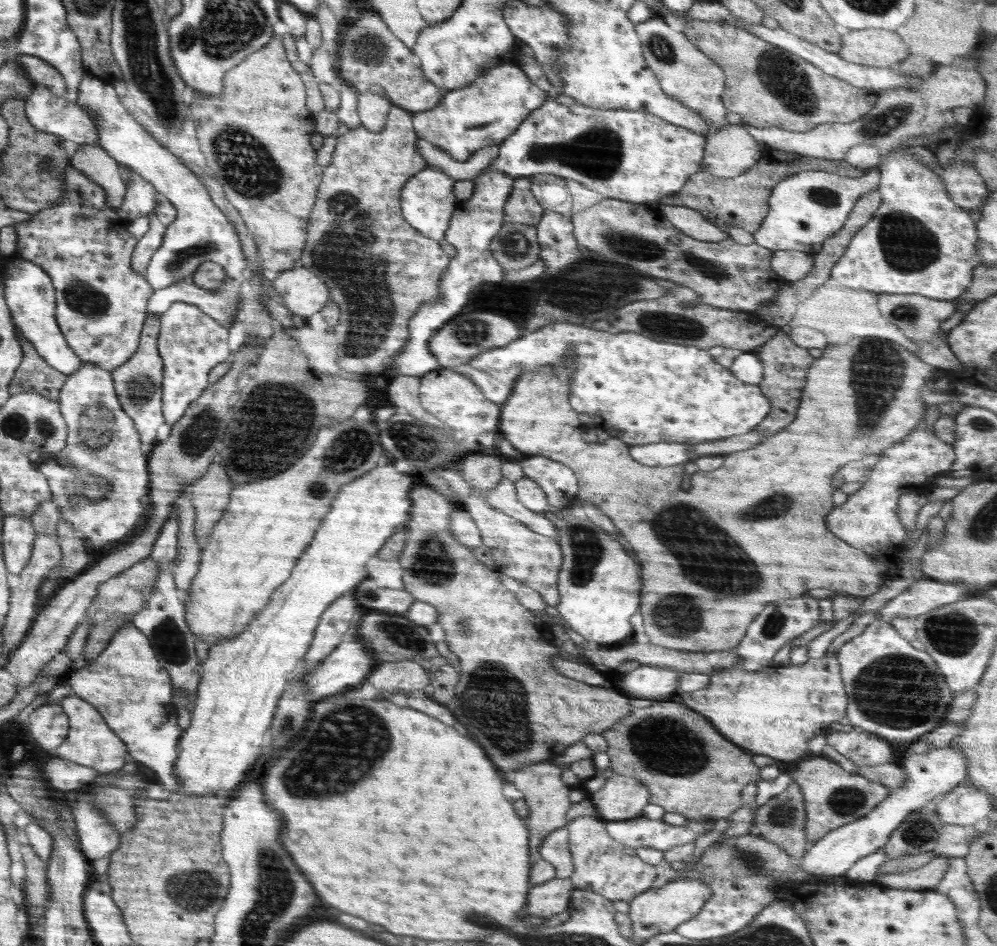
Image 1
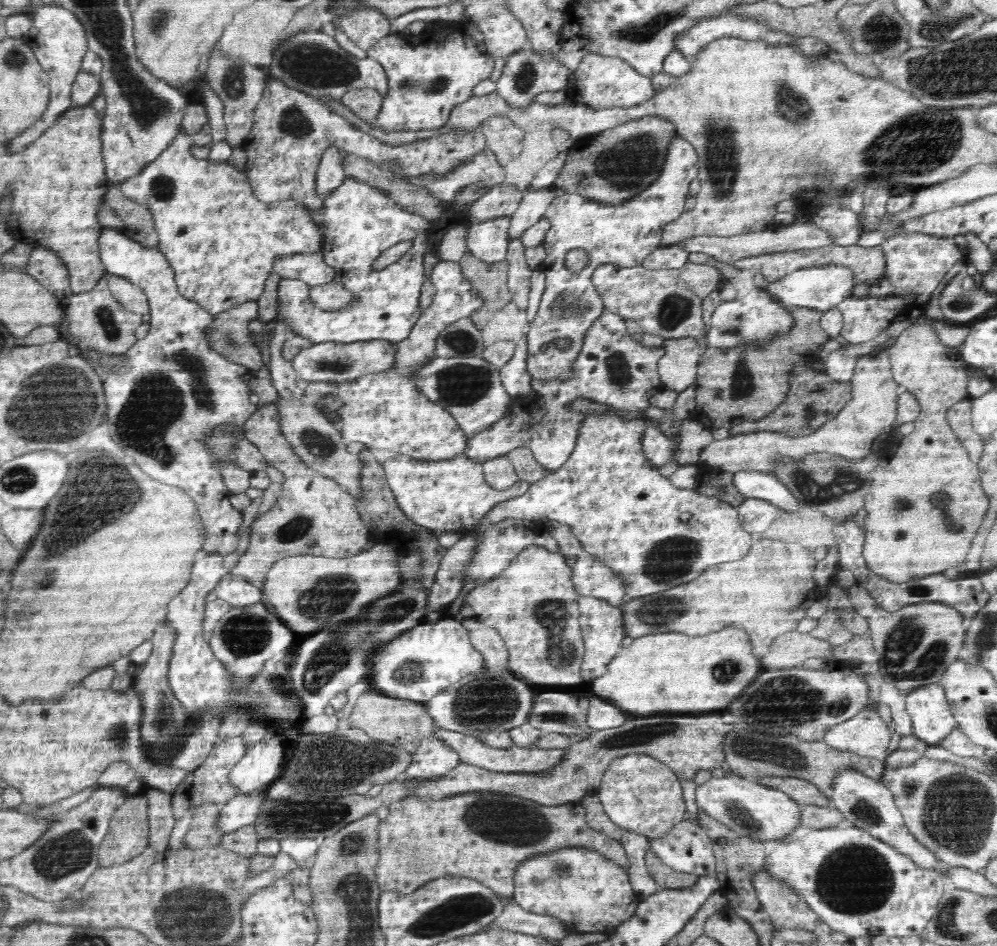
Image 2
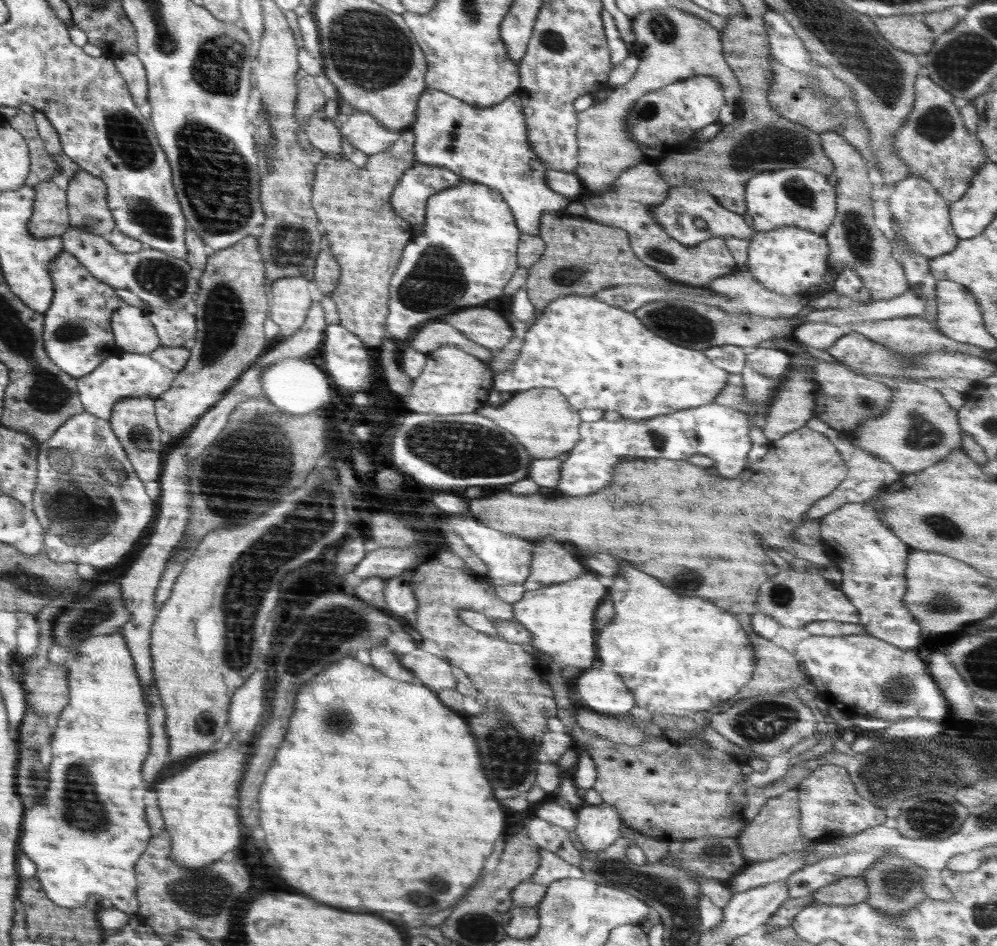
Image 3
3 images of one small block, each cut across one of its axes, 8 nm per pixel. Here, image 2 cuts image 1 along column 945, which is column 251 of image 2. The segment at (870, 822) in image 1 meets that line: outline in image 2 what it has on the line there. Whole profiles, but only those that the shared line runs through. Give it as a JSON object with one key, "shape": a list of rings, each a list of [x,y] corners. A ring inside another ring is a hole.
{"shape":[[[278,736],[248,747],[230,771],[230,784],[235,785],[239,794],[263,792],[276,779],[282,778],[286,765],[284,754],[284,745],[280,744]]]}

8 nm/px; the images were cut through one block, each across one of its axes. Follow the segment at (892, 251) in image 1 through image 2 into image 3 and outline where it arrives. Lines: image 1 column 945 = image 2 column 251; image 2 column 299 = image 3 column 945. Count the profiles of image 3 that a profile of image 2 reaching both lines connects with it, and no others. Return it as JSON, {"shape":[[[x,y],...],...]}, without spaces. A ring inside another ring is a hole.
{"shape":[[[908,175],[904,180],[895,183],[894,192],[889,198],[888,210],[896,220],[900,240],[908,248],[928,260],[952,252],[959,238],[952,228],[949,217],[950,203],[941,198],[938,191],[920,176]]]}

